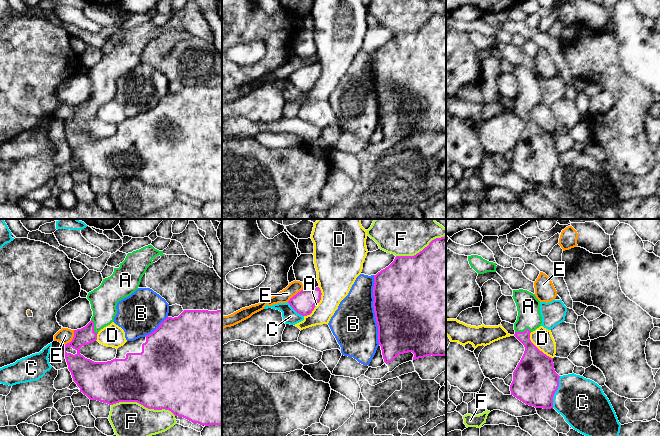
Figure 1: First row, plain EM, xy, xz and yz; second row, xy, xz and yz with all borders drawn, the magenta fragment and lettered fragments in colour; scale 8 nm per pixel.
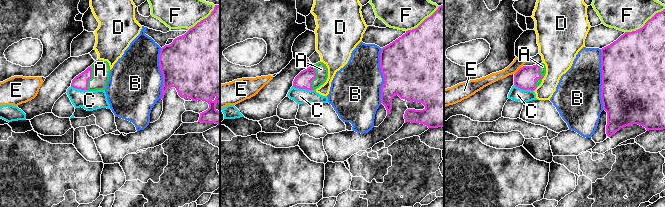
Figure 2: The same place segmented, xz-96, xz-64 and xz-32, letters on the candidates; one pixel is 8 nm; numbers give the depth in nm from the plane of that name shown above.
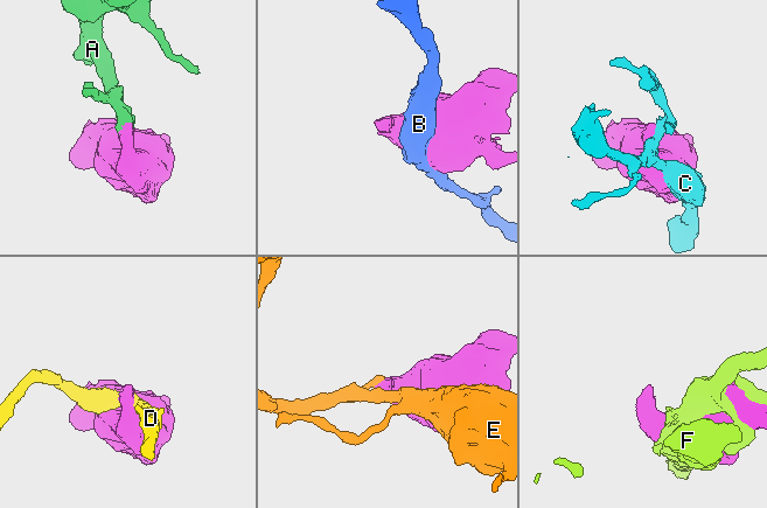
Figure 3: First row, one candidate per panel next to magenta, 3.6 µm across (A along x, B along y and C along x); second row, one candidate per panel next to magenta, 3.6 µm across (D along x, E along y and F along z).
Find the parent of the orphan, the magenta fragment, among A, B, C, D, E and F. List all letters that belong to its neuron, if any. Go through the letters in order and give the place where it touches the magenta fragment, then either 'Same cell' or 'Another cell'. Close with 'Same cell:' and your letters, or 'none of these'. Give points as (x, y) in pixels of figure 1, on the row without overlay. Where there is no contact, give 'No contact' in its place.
A: Touches magenta at yz (522, 108). Same cell
B: Touches magenta at xz (374, 86). Another cell
C: Touches magenta at yz (555, 167). Another cell
D: Touches magenta at yz (536, 123). Another cell
E: Touches magenta at xy (73, 114). Another cell
F: Touches magenta at xy (143, 181). Another cell
Same cell: A

